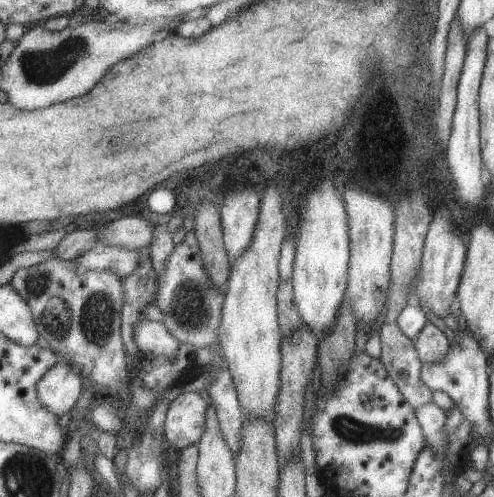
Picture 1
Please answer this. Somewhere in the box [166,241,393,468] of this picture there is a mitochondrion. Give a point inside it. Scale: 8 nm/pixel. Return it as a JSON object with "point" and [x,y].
{"point":[202,366]}

